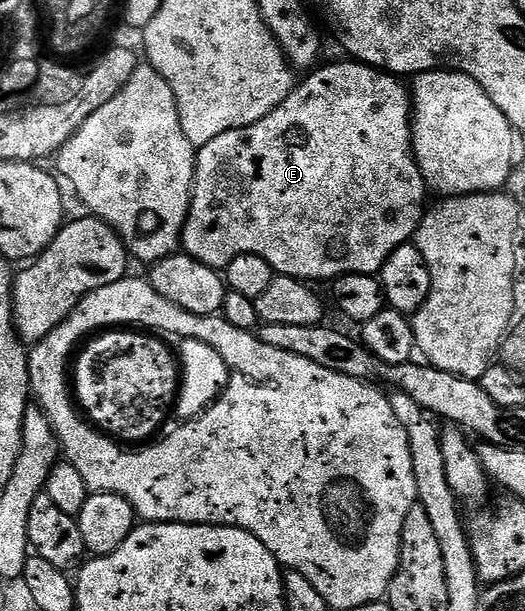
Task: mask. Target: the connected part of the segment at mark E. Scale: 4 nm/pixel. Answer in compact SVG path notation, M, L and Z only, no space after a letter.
M345 60L346 62L338 62L335 66L323 65L321 68L315 69L309 75L310 78L306 83L295 85L294 89L290 91L286 101L280 103L274 111L268 116L264 116L256 124L245 126L242 130L233 130L219 138L213 138L208 145L201 147L197 151L196 161L194 164L194 192L190 200L190 214L186 218L186 226L182 229L182 241L180 243L181 249L185 251L189 257L193 258L195 262L200 262L204 266L211 268L225 268L230 265L232 260L236 260L245 254L252 256L260 256L263 260L273 268L275 275L283 278L295 278L299 282L305 284L315 284L314 282L326 282L337 280L346 277L347 274L368 274L371 276L377 275L383 264L388 260L388 256L392 256L392 252L396 252L396 248L407 245L417 235L418 226L421 224L424 217L424 209L422 205L426 202L426 194L428 195L428 187L426 182L422 179L422 174L418 171L418 162L414 158L412 143L410 141L410 124L412 121L412 98L406 90L401 86L397 77L391 76L383 71L376 70L372 66L364 66L361 62L353 60Z

